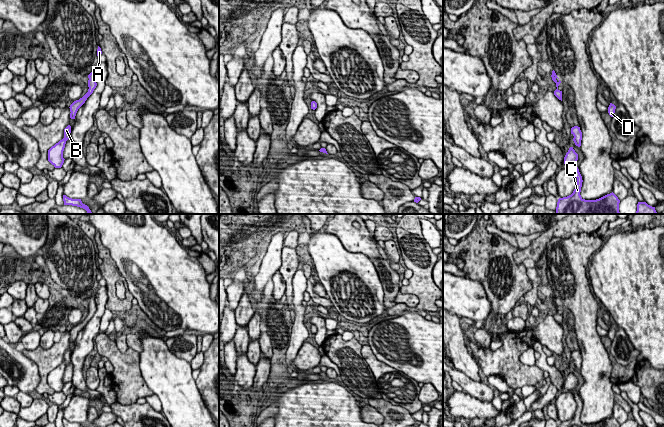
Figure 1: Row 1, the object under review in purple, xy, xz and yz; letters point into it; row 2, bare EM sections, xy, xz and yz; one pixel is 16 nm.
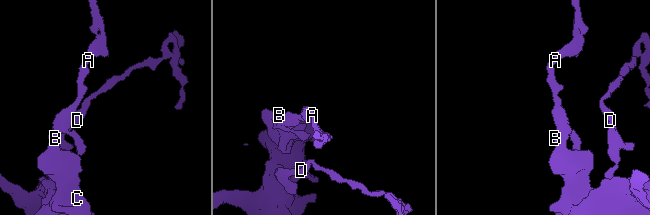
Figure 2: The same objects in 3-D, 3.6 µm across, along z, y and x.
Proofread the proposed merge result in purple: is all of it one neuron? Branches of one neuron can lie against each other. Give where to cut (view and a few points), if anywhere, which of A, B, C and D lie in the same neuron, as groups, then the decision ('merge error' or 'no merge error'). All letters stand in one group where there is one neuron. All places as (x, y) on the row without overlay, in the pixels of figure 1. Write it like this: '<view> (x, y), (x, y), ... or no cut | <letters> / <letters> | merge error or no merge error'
no cut | A B C D | no merge error

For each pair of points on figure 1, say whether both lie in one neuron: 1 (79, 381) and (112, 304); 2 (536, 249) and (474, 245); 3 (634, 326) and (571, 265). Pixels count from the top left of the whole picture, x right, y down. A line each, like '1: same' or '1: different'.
1: different
2: different
3: different

